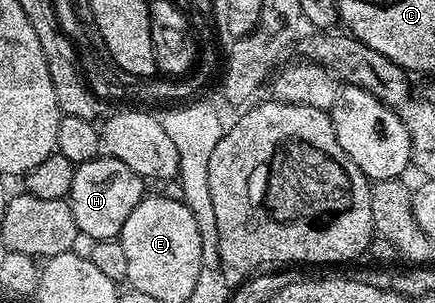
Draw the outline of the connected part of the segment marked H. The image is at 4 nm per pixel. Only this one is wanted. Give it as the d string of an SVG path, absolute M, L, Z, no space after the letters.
M100 156L78 163L69 201L80 235L96 242L118 239L121 228L125 228L125 220L129 220L129 212L133 212L133 208L137 208L137 204L145 196L143 186L145 179L133 172L129 164L121 164L121 160L116 158Z

